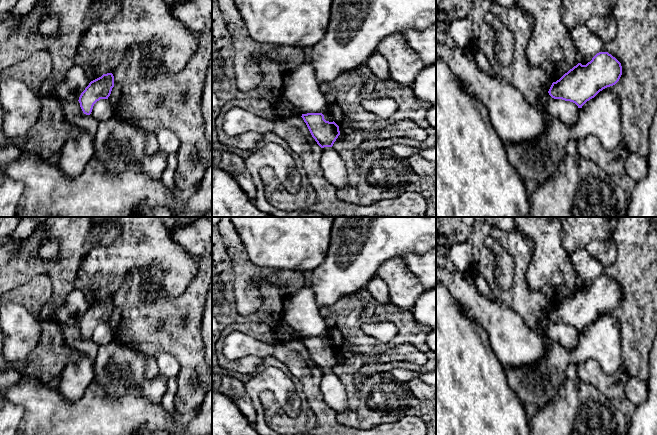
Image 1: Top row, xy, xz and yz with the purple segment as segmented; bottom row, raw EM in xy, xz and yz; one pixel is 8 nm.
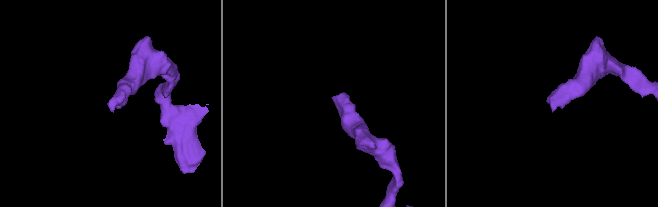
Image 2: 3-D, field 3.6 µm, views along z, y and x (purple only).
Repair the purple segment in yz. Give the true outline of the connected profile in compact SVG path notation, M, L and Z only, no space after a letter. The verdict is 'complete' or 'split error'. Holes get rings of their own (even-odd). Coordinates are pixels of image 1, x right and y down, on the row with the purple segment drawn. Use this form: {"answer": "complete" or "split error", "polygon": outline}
{"answer": "complete", "polygon": "M599 52L586 65L578 63L553 82L548 93L554 99L570 101L582 108L600 91L615 85L621 75L621 63L608 52Z"}

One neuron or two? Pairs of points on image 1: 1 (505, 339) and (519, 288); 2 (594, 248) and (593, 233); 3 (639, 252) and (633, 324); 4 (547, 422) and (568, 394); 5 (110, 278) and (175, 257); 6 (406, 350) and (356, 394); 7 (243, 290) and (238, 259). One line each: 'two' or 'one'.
1: two
2: two
3: one
4: one
5: one
6: one
7: one

